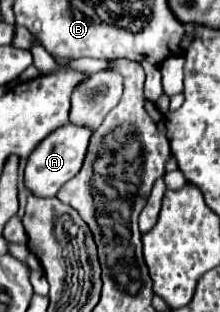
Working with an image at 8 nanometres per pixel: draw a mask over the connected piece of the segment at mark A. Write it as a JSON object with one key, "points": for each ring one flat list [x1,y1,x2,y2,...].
{"points":[[69,123,67,127,59,127,59,131,53,131,35,147,35,151,29,155,27,167,25,167,25,185,27,189,37,197,55,197,57,191,81,169,81,163,85,159,85,151,89,145,91,129,83,125]]}

